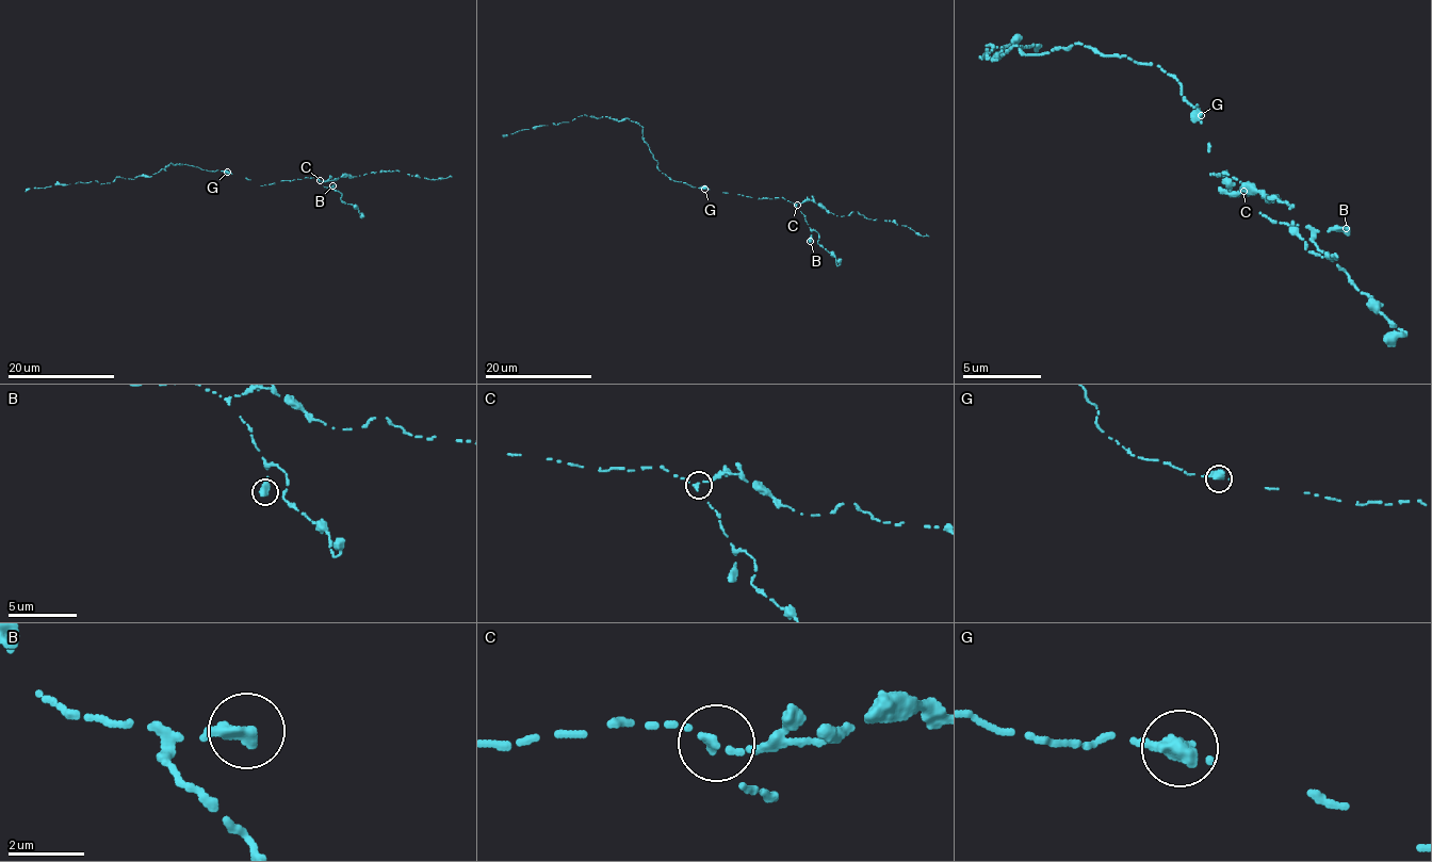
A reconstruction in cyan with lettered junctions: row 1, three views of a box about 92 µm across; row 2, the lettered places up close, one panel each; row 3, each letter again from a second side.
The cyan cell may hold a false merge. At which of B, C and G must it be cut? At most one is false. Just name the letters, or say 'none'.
none

